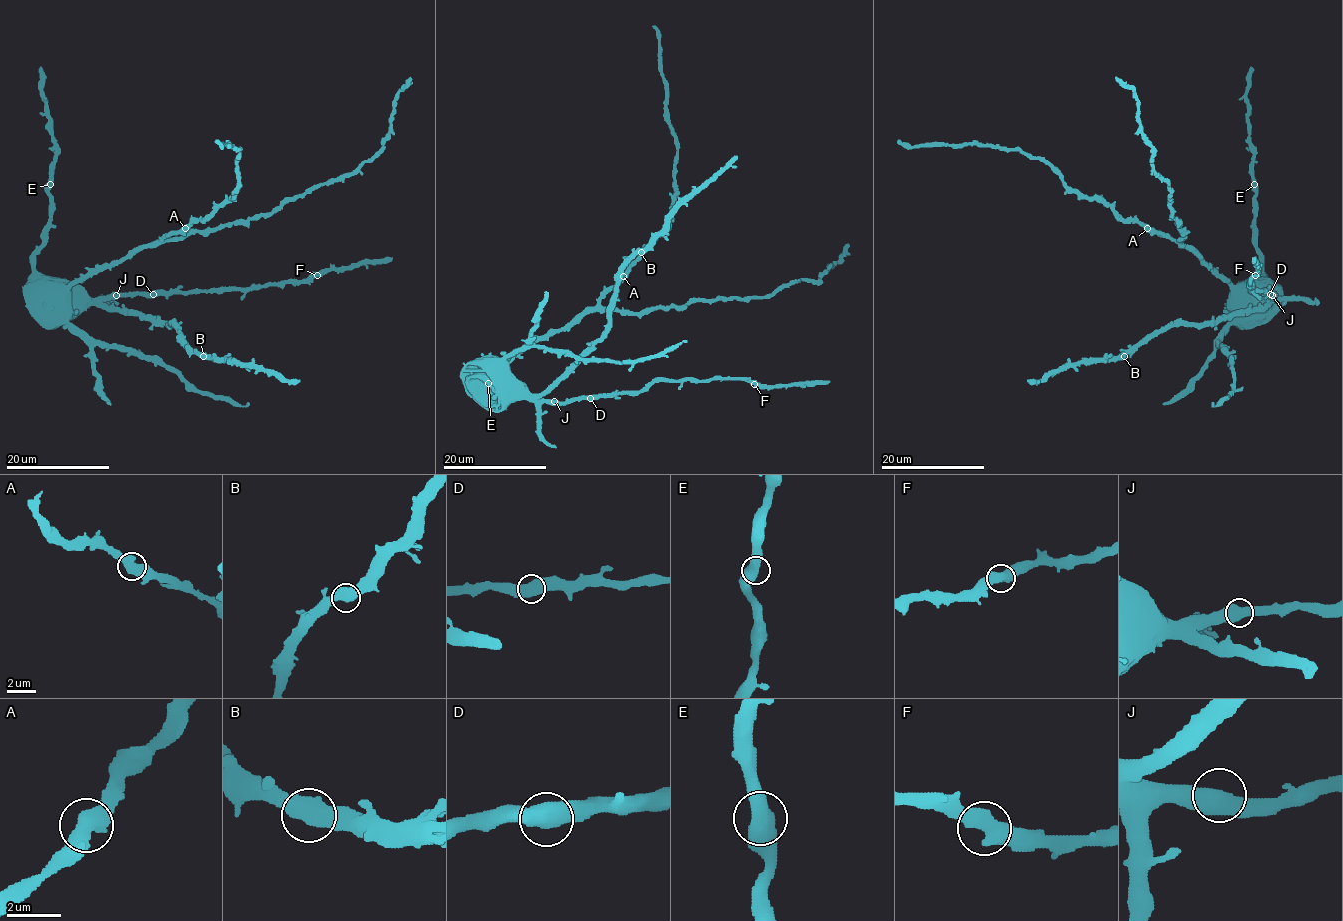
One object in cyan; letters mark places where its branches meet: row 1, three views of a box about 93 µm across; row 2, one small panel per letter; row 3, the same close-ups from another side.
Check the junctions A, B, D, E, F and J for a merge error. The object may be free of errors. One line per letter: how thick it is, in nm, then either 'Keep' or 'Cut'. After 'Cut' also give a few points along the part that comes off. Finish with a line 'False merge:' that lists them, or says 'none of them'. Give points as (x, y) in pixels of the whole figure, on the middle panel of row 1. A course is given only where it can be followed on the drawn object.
A: Thickness 600 nm. Keep
B: Thickness 550 nm. Keep
D: Thickness 550 nm. Keep
E: Thickness 600 nm. Keep
F: Thickness 600 nm. Keep
J: Thickness 600 nm. Keep
False merge: none of them

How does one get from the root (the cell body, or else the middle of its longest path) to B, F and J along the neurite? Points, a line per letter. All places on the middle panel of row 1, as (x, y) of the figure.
B: (507, 389), (507, 394), (544, 394), (600, 337), (608, 322), (616, 274), (641, 252)
F: (507, 389), (507, 394), (571, 402), (637, 393), (659, 380), (748, 379), (754, 384)
J: (507, 389), (507, 394), (554, 401)

